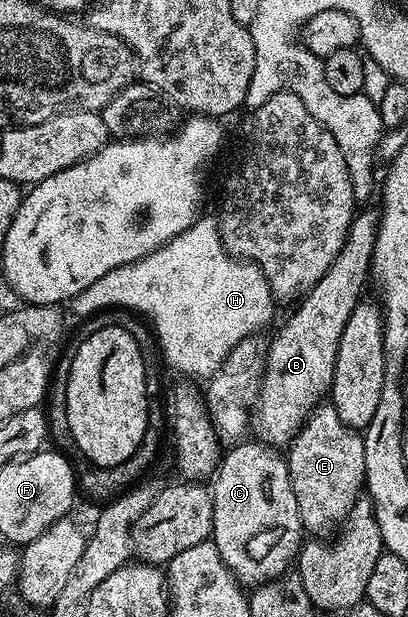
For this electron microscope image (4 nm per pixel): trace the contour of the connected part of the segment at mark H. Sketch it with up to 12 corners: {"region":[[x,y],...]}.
{"region":[[200,216],[70,298],[126,309],[162,360],[214,377],[277,308]]}

